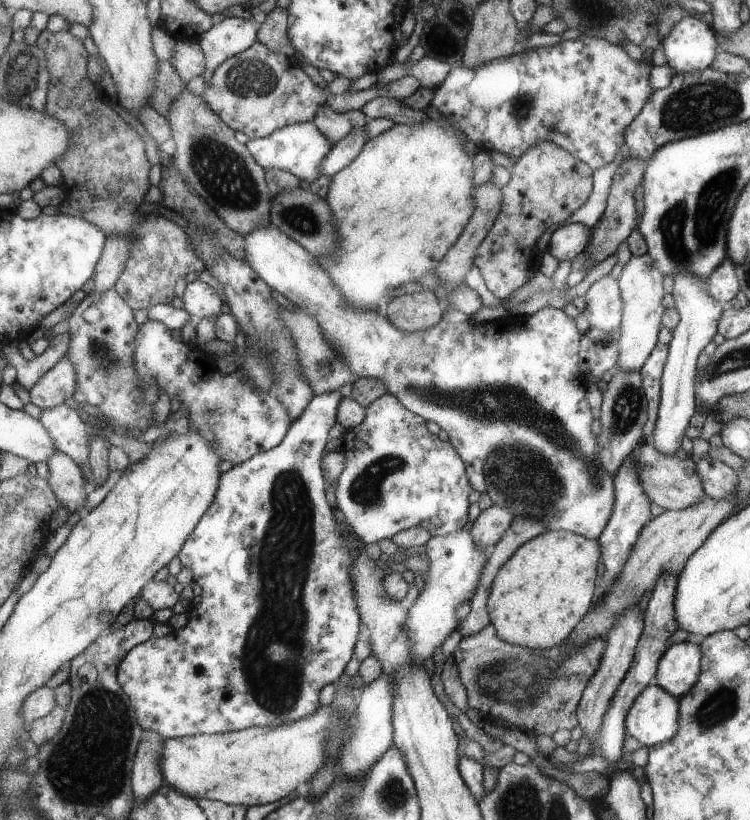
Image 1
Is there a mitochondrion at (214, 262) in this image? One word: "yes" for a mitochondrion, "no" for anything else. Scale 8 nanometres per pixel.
no

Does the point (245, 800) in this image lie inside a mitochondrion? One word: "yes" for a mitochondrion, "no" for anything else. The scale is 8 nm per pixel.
no

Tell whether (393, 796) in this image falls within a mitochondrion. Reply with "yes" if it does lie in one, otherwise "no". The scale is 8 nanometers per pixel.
yes

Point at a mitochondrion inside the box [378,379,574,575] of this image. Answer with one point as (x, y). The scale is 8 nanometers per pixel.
(529, 483)

